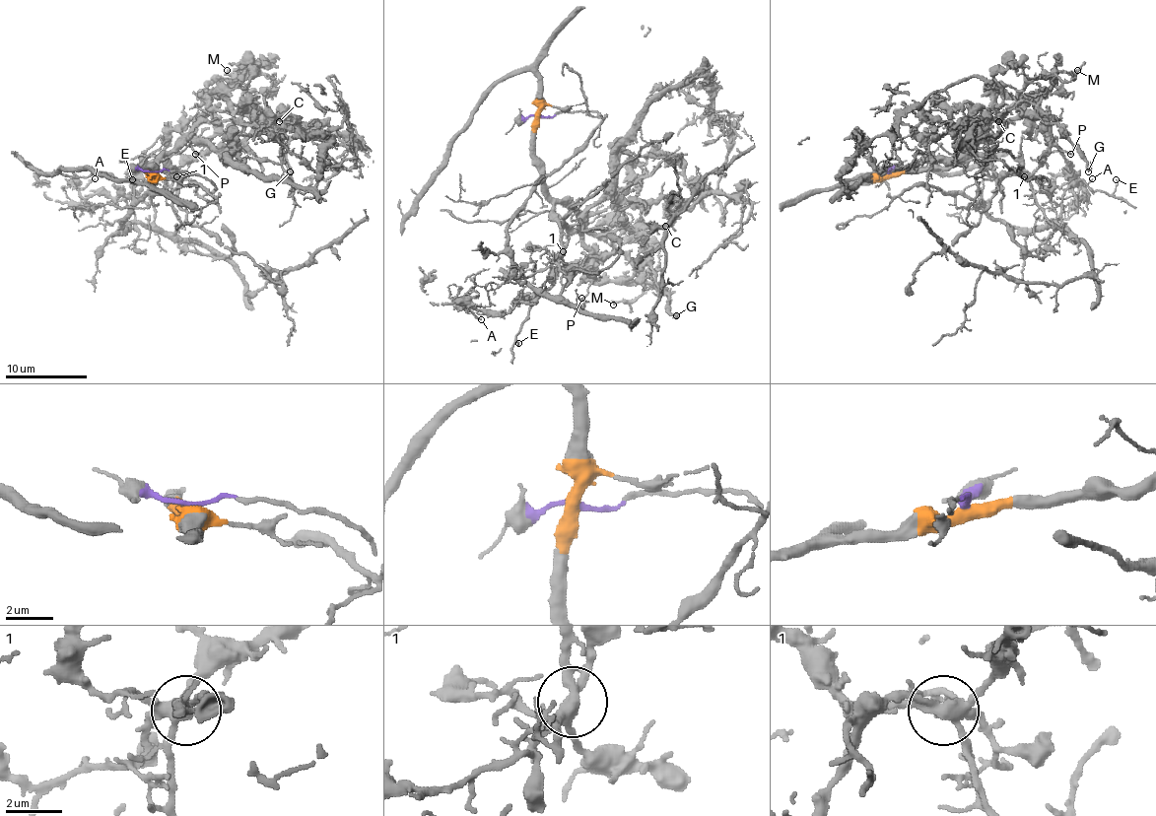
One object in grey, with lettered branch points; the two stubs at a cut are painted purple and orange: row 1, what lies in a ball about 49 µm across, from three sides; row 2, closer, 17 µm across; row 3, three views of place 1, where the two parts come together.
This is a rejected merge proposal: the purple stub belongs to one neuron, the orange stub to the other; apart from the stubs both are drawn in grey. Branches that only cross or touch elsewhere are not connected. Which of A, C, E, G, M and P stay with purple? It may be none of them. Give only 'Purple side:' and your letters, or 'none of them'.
Purple side: E

